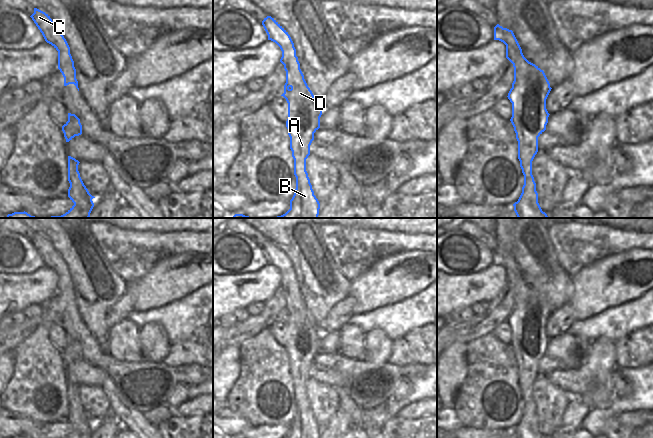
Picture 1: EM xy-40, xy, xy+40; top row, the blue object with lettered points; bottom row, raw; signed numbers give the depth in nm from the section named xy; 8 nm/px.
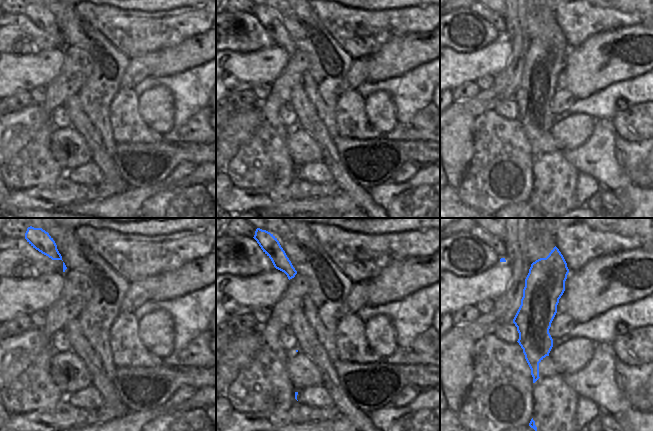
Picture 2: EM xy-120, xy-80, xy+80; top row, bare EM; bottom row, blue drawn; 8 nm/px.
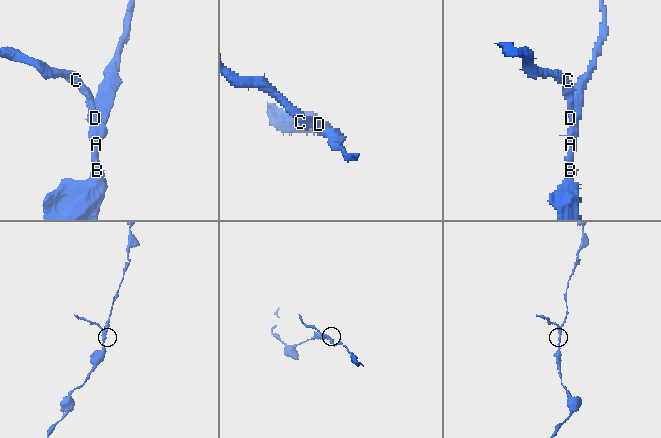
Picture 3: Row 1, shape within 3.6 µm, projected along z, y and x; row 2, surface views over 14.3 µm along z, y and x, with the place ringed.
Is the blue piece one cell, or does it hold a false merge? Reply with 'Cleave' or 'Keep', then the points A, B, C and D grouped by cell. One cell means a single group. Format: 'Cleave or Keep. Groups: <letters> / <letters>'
Cleave. Groups: A B D / C.

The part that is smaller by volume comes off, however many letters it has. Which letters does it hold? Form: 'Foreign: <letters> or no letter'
Foreign: C

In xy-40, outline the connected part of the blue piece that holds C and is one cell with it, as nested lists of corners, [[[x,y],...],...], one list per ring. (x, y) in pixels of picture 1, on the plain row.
[[[34,232],[34,237],[30,240],[45,265],[51,268],[58,275],[58,290],[63,290],[70,283],[70,271],[50,240],[45,236]]]

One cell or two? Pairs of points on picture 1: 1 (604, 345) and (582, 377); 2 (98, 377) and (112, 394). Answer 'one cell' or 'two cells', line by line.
1: one cell
2: two cells

